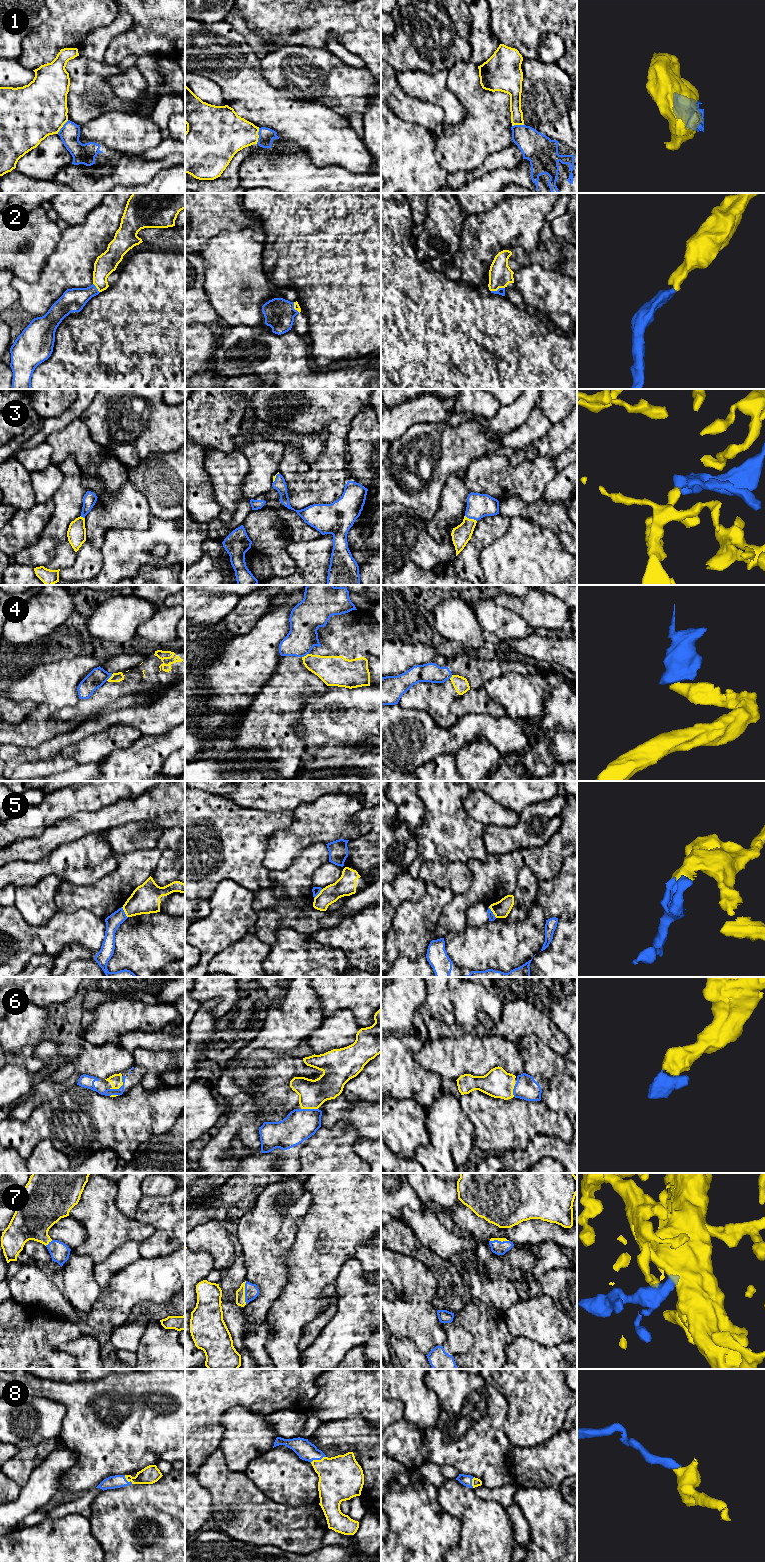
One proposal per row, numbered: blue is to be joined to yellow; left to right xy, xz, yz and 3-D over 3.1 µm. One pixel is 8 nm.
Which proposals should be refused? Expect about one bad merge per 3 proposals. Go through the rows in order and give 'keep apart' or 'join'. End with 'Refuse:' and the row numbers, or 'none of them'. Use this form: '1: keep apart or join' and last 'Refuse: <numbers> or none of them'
1: keep apart
2: join
3: join
4: keep apart
5: keep apart
6: join
7: join
8: join
Refuse: 1, 4, 5

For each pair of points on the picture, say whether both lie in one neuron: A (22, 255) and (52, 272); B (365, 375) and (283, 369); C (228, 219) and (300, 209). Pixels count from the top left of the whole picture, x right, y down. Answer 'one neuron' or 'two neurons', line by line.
A: two neurons
B: one neuron
C: two neurons

